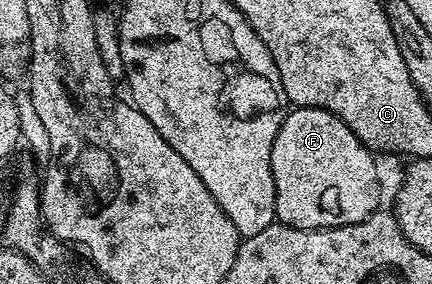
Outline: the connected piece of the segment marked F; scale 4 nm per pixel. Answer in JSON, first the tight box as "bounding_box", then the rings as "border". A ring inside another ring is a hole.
{"bounding_box":[270,107,381,228],"border":[[[293,107],[270,150],[276,191],[276,220],[289,228],[337,228],[361,224],[381,207],[377,157],[334,114],[324,108]]]}

